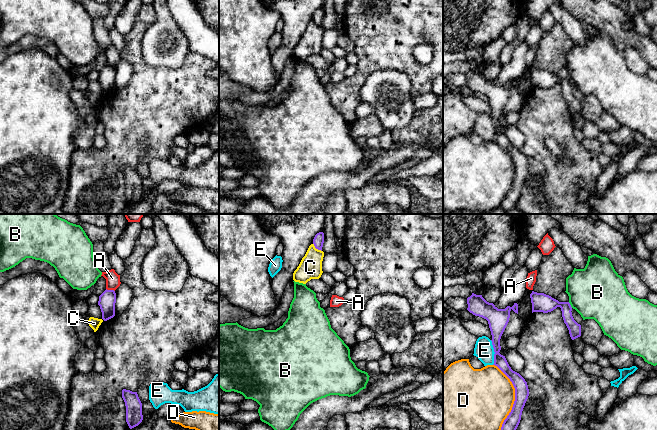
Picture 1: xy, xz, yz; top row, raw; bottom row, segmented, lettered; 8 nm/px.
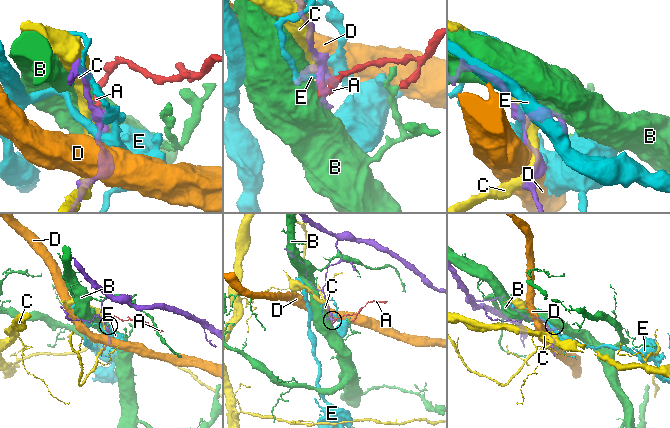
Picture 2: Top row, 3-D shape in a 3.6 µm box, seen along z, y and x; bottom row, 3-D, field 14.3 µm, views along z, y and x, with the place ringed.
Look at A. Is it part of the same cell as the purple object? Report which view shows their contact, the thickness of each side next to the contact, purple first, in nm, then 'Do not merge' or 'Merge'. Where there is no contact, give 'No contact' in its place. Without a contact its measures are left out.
Touches purple in xy. Thickness 140 nm (purple) against 110 nm. Do not merge

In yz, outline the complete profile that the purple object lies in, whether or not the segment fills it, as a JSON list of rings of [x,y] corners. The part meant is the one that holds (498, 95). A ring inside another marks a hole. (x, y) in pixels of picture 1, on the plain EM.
[[[474,69],[467,74],[467,80],[467,86],[470,89],[488,97],[495,128],[493,141],[497,142],[510,155],[515,164],[515,177],[512,186],[501,203],[501,208],[508,212],[516,209],[523,184],[529,172],[529,165],[525,155],[519,149],[513,147],[505,132],[499,129],[501,126],[500,115],[509,98],[510,87],[513,86],[518,90],[518,80],[514,79],[512,83],[507,82],[505,85],[498,85],[493,79],[487,78],[482,71]]]

